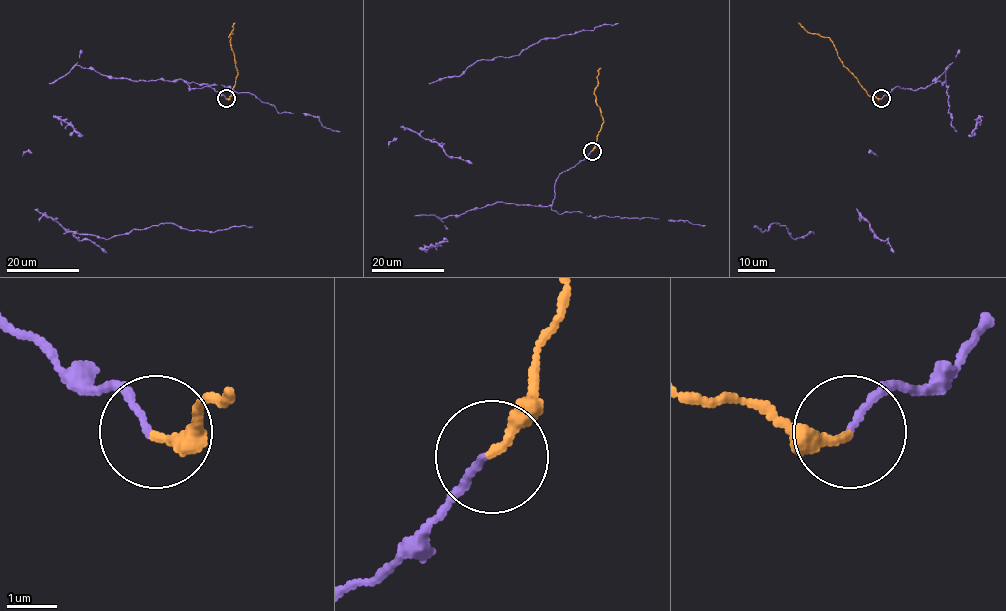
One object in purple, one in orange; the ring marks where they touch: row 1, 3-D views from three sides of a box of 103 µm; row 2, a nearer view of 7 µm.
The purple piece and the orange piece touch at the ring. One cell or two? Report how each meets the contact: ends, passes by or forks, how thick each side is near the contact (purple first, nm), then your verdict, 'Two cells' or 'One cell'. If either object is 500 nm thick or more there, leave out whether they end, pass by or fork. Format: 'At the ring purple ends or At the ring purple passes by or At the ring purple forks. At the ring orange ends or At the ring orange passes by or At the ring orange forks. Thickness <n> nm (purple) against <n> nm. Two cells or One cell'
At the ring purple ends. At the ring orange ends. Thickness 120 nm (purple) against 200 nm. One cell

